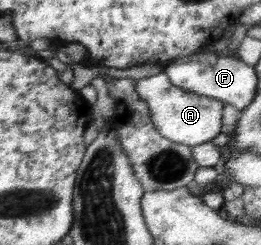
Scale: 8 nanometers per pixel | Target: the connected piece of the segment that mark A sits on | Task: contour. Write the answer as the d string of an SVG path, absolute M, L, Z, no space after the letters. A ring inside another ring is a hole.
M164 71L140 80L137 83L137 92L149 104L149 115L156 131L170 141L187 146L197 146L214 139L222 129L222 107L224 102L208 95L198 95L194 91L186 91L172 83Z

